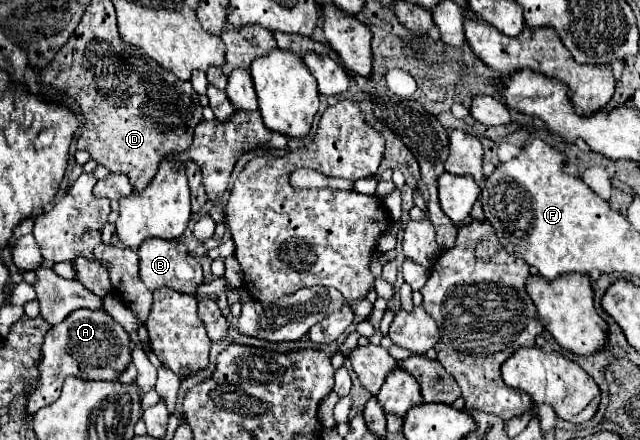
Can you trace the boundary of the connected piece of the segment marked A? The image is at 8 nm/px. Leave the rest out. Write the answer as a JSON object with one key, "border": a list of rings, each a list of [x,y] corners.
{"border":[[[72,312],[64,322],[52,326],[46,334],[40,360],[40,386],[32,396],[28,396],[28,414],[36,414],[40,408],[58,400],[62,384],[68,376],[78,376],[86,380],[116,380],[130,362],[128,344],[130,338],[126,330],[108,312]]]}

